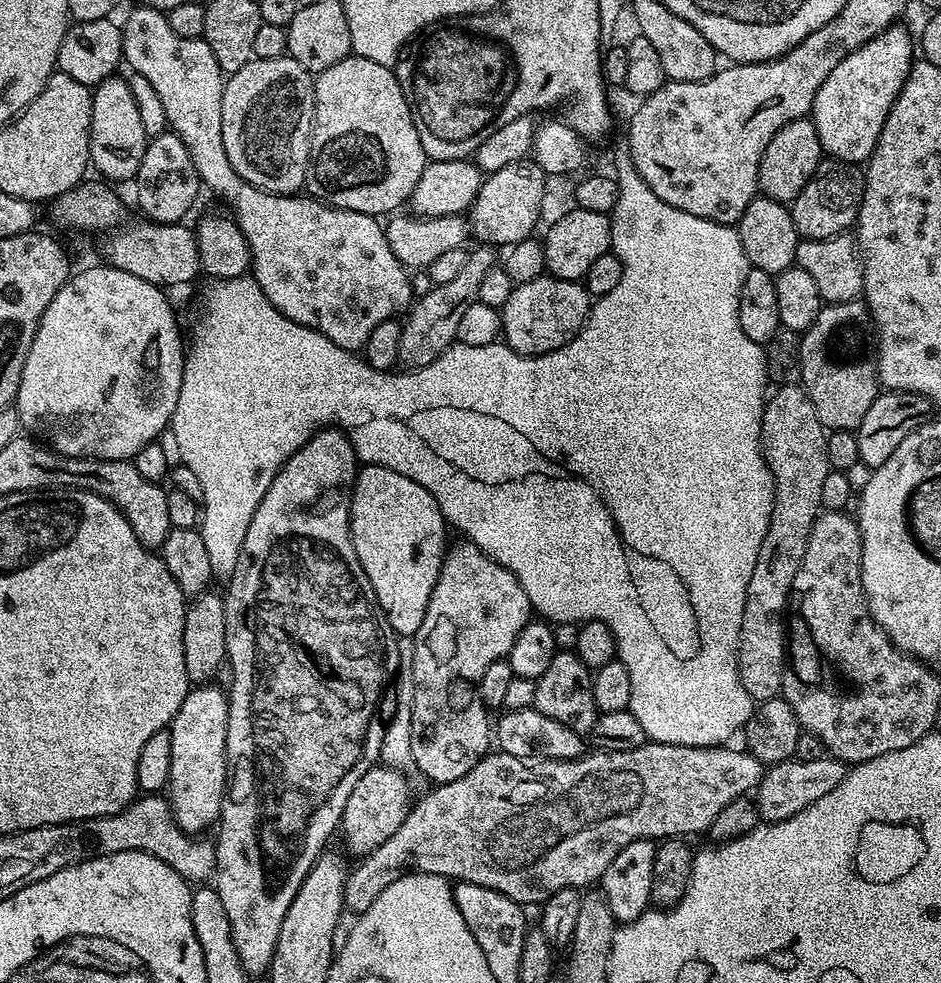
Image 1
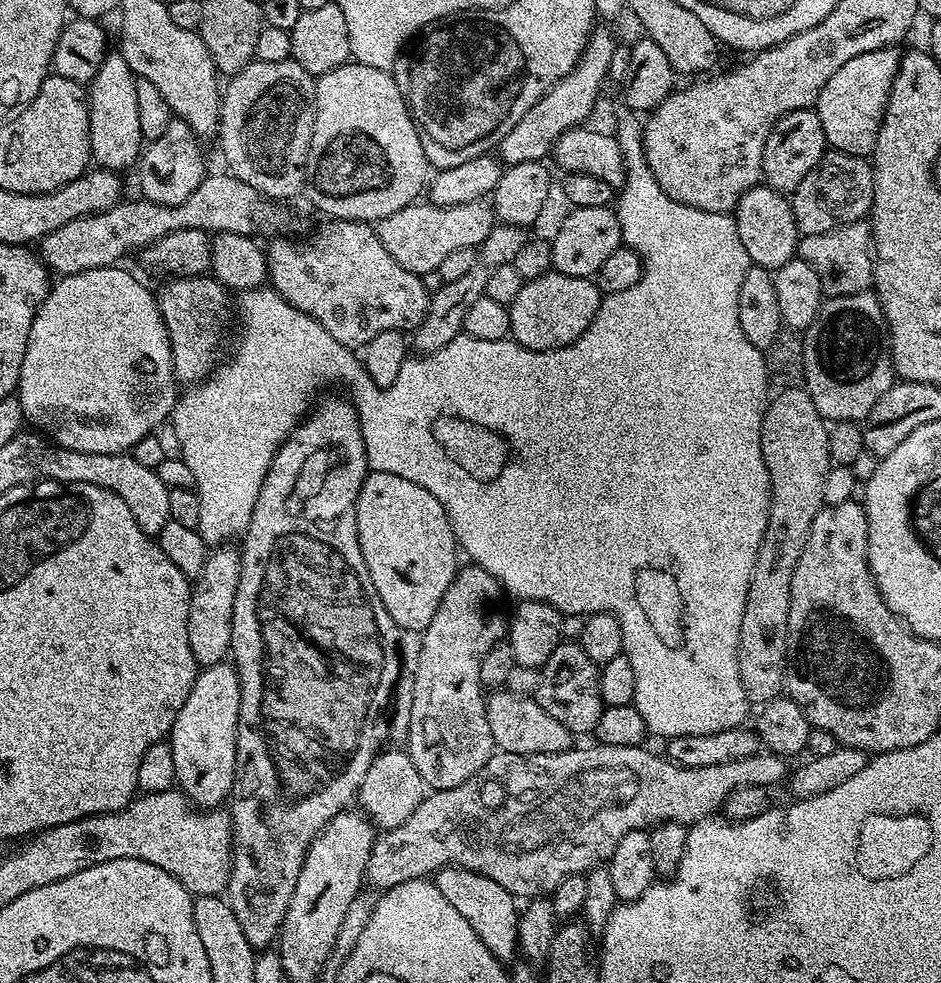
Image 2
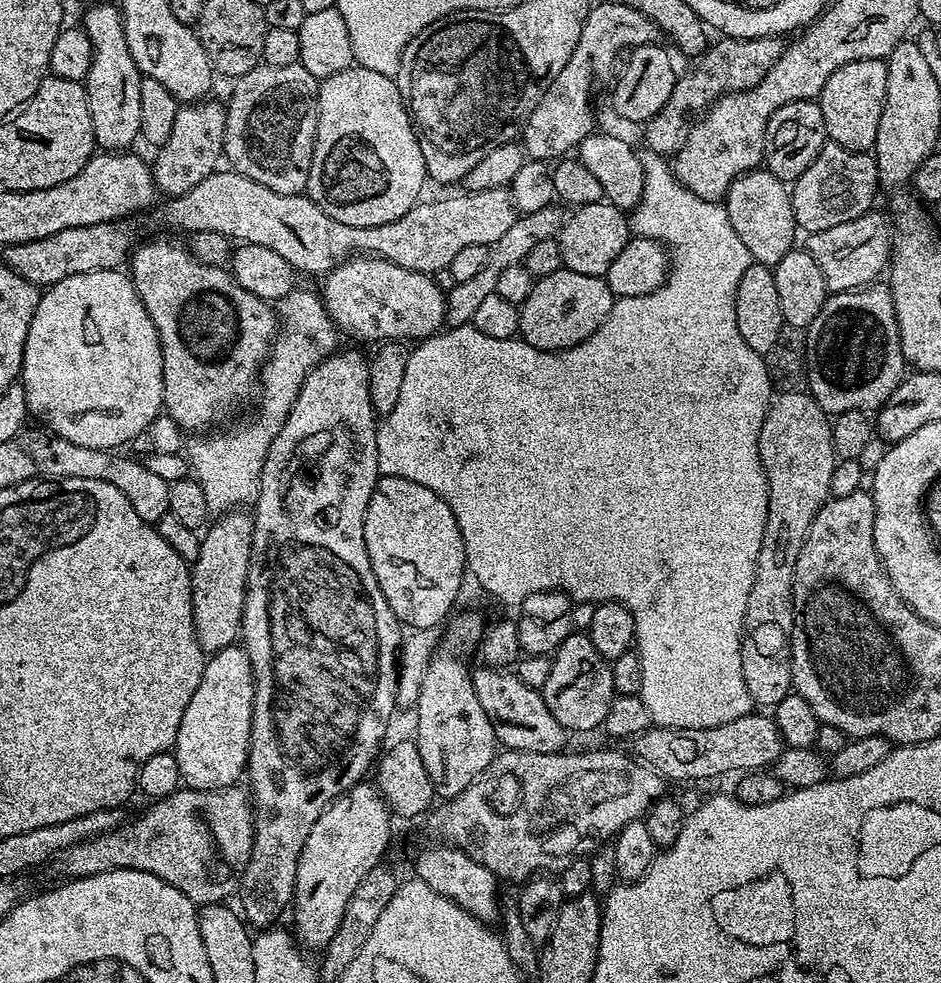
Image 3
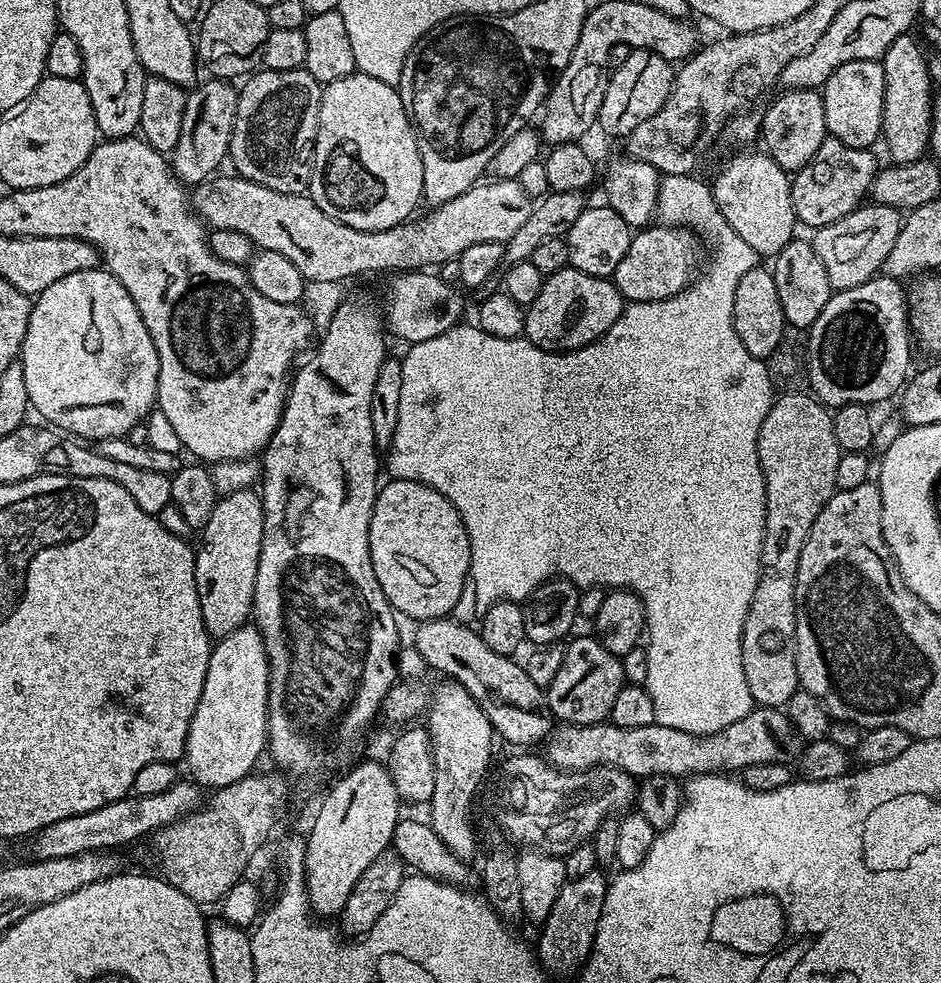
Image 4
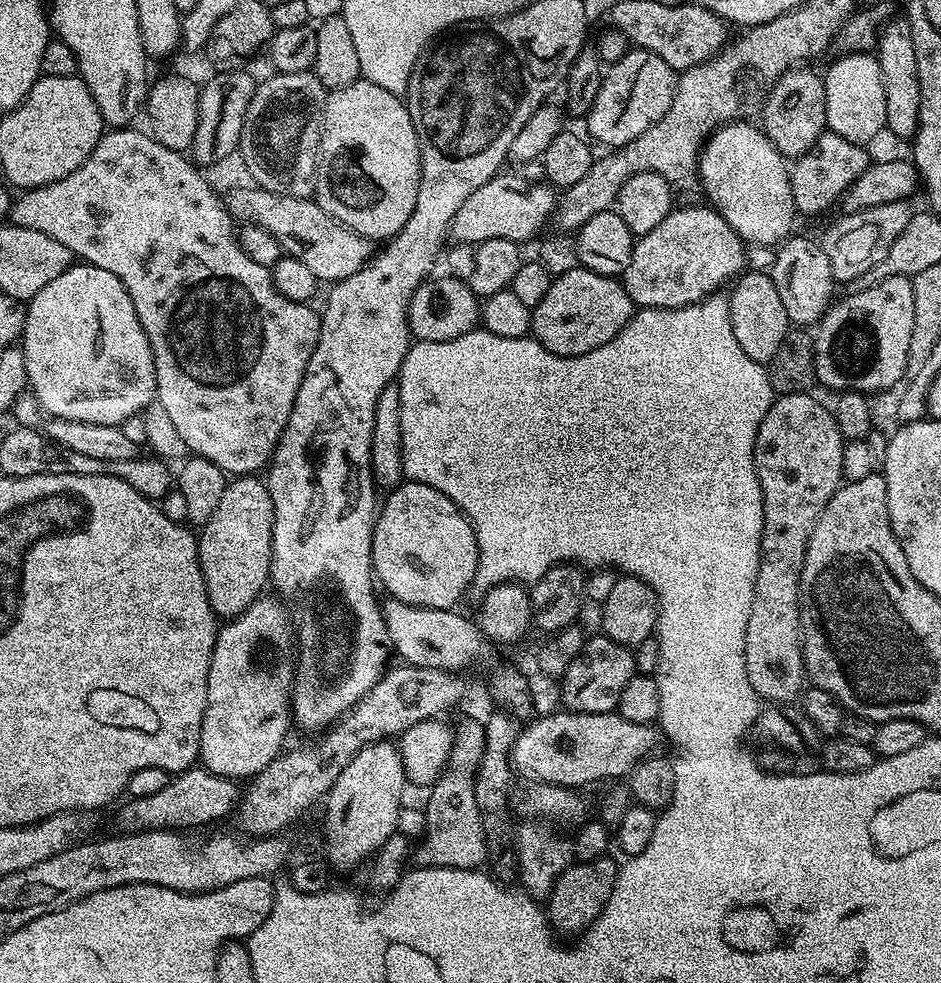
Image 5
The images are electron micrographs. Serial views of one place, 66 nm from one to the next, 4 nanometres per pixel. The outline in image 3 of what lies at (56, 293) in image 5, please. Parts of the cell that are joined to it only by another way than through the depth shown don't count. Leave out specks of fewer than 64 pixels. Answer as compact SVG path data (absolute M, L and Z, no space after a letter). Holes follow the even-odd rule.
M113 270L110 272L91 272L90 274L74 274L70 278L62 278L62 282L51 285L41 295L38 306L32 315L32 321L26 334L26 346L24 347L24 367L22 369L22 383L28 411L33 417L36 416L41 425L49 432L74 442L78 446L90 446L91 448L107 448L120 450L131 445L132 440L138 434L149 431L159 416L164 406L164 363L162 362L162 346L158 334L154 330L154 322L150 314L146 314L146 306L142 298L136 292L131 279L123 276L123 271Z

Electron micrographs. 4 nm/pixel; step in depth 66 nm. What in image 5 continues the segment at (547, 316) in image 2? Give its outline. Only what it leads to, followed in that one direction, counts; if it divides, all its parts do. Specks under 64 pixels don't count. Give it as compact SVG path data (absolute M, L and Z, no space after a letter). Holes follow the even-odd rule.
M583 266L553 279L542 302L532 309L531 335L550 354L581 356L598 346L606 346L632 320L634 305L617 277L603 276Z

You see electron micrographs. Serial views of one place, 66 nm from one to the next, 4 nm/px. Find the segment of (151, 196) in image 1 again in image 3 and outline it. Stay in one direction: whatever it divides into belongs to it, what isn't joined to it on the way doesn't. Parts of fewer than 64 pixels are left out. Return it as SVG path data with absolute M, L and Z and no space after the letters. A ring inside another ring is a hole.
M213 98L203 102L186 104L180 107L174 117L174 127L170 130L170 138L155 149L156 161L151 161L150 167L156 182L156 187L165 197L171 198L186 194L202 178L217 171L219 160L224 151L224 131L226 130L226 108Z

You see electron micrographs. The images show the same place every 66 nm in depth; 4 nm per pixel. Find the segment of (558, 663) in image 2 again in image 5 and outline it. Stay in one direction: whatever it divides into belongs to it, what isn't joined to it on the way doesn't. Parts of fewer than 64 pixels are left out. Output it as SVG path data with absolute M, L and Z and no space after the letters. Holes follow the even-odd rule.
M603 634L589 635L581 652L570 662L563 676L559 677L560 703L570 712L614 712L618 706L618 698L622 698L626 682L630 682L630 678L635 675L637 670L633 649L622 646Z

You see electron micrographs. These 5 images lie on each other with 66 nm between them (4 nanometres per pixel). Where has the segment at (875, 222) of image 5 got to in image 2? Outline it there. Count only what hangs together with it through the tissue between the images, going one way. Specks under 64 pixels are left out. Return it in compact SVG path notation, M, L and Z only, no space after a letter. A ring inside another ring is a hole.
M856 220L841 228L830 230L826 234L810 234L800 236L796 242L796 256L805 260L814 274L818 274L818 282L822 282L822 290L825 297L845 296L846 294L858 294L867 292L873 287L872 265L874 263L874 245L872 242L871 227L864 220Z

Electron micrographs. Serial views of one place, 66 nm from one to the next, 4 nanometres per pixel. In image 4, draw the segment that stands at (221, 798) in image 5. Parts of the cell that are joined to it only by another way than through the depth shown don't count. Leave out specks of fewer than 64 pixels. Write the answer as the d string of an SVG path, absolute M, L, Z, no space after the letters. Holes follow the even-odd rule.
M188 778L177 779L170 790L162 790L162 794L146 794L138 796L129 794L118 802L110 802L106 806L98 806L98 810L90 810L86 814L78 814L70 818L62 818L62 822L54 822L31 837L33 860L49 860L50 858L66 858L81 856L87 852L120 850L123 844L132 844L142 836L154 834L157 829L170 826L191 812L199 810L202 803L201 785Z

